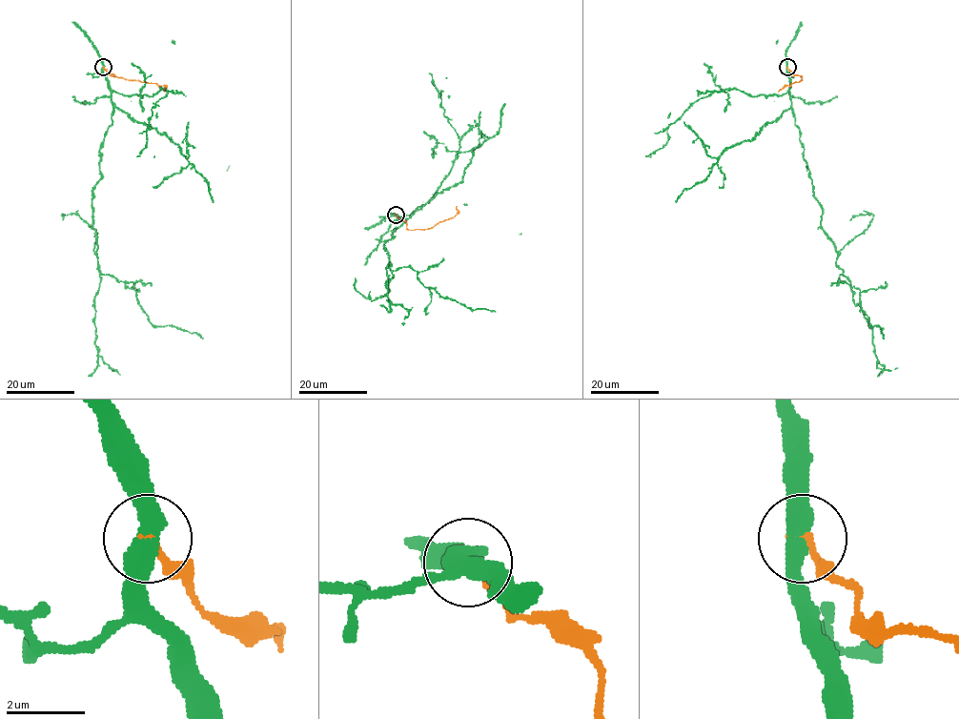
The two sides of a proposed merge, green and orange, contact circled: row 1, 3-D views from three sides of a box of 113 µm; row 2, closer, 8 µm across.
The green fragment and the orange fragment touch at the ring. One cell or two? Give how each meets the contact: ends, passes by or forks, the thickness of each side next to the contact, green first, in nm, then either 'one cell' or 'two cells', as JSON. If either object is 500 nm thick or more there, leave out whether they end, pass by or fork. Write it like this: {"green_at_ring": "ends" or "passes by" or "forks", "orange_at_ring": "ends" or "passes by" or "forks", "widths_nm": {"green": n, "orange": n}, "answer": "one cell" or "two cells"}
{"widths_nm": {"green": 500, "orange": 240}, "answer": "two cells"}

